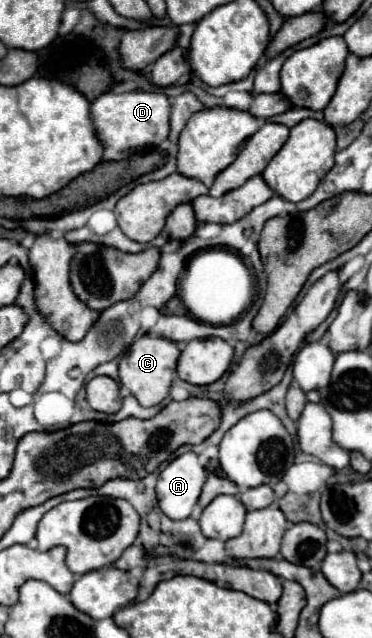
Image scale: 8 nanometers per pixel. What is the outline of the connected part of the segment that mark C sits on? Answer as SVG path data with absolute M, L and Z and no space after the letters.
M152 335L138 337L130 351L120 361L120 383L132 391L140 405L152 407L158 405L170 391L172 379L176 377L176 363L180 357L180 349L170 339L160 339Z

